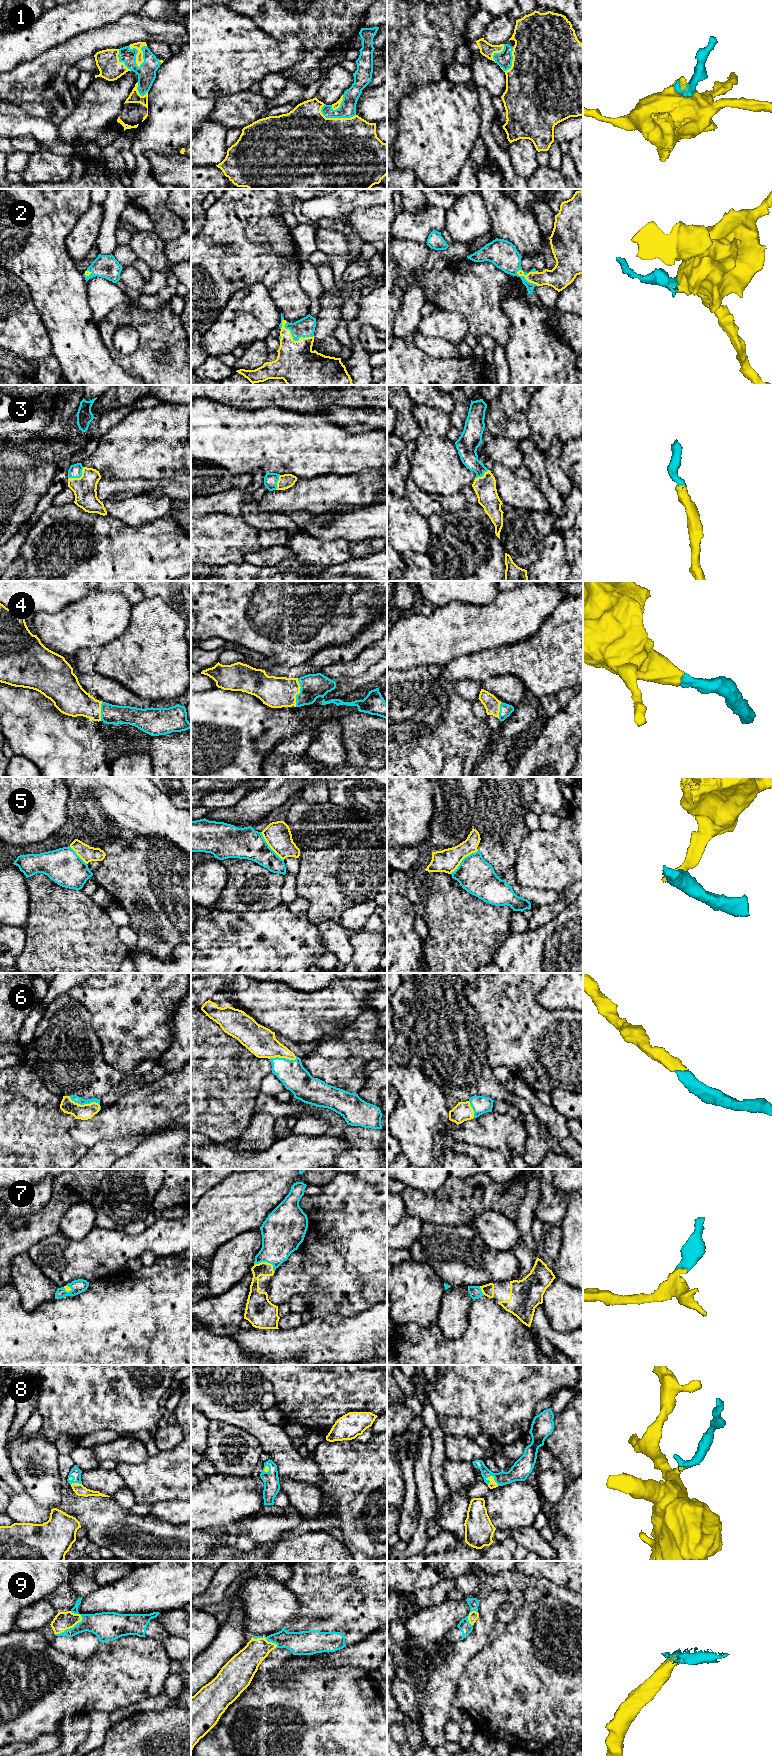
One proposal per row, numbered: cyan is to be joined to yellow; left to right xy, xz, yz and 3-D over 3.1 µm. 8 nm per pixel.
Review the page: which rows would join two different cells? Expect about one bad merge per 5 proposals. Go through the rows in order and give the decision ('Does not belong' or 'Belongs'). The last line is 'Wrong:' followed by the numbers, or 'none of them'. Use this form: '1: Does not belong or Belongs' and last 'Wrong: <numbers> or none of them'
1: Belongs
2: Belongs
3: Belongs
4: Belongs
5: Does not belong
6: Belongs
7: Belongs
8: Belongs
9: Belongs
Wrong: 5

